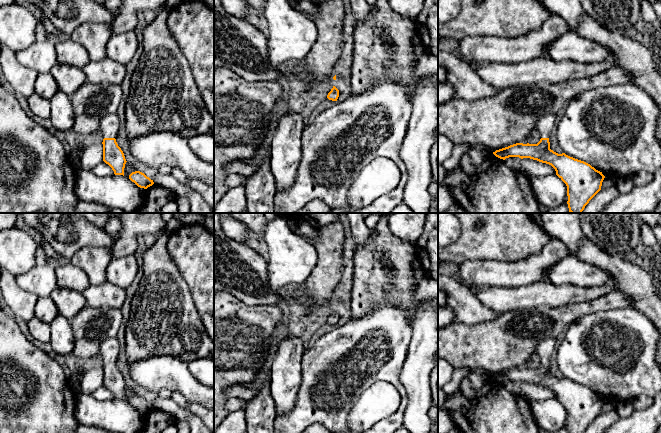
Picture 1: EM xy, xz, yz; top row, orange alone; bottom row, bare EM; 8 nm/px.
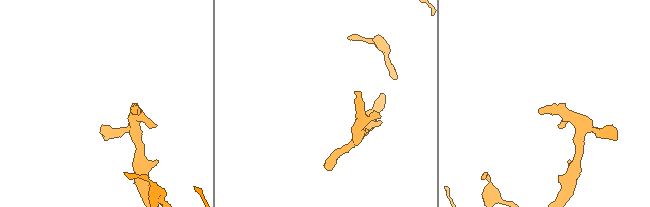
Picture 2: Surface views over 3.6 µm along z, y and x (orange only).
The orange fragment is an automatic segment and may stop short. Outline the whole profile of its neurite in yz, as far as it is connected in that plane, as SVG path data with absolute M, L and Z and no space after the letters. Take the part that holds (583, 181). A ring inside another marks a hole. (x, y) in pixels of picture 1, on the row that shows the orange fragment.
M543 115L535 123L535 132L541 136L537 144L516 143L496 150L493 154L503 160L509 157L530 158L551 165L567 186L569 212L582 213L589 201L601 190L605 176L584 161L550 149L550 132L555 129L557 122L556 115Z

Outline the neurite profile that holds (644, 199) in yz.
M661 168L645 186L633 187L627 194L619 194L601 213L653 213L661 200Z

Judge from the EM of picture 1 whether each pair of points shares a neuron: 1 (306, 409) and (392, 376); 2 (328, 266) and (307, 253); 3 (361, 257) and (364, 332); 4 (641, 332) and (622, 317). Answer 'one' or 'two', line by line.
1: one
2: two
3: two
4: one

